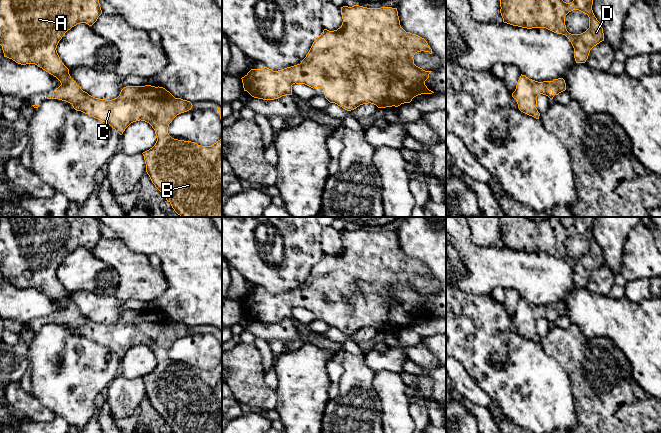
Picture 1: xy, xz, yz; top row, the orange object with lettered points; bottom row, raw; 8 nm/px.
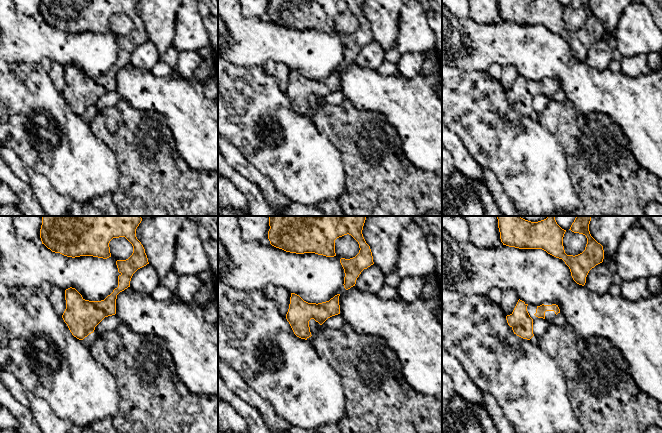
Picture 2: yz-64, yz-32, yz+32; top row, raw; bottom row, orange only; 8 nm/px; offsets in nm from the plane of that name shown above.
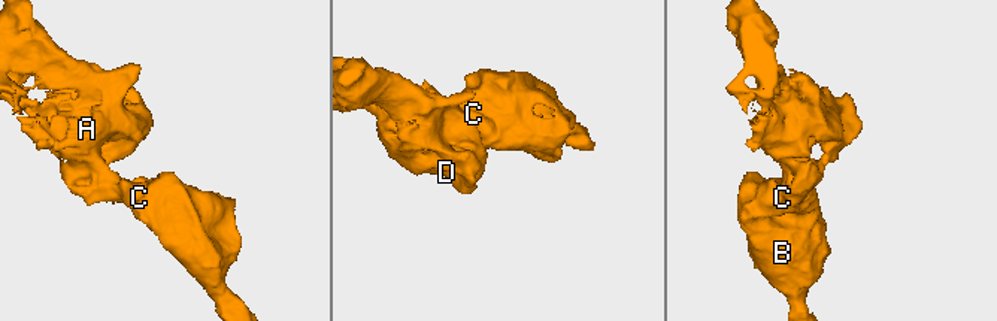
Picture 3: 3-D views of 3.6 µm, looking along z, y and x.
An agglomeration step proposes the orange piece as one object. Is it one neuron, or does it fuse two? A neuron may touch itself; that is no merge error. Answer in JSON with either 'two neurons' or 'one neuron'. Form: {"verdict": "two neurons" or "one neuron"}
{"verdict": "one neuron"}

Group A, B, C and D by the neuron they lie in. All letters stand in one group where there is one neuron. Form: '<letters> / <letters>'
A B C D

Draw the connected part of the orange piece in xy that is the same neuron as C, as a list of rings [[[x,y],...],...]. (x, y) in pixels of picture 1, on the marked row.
[[[0,0],[0,45],[4,57],[21,65],[35,64],[56,77],[61,85],[54,90],[53,97],[48,96],[47,99],[66,101],[75,110],[107,123],[120,135],[133,122],[141,120],[149,123],[155,131],[157,141],[152,148],[142,154],[146,172],[155,187],[181,217],[222,217],[222,137],[211,146],[201,146],[195,142],[174,139],[168,133],[168,127],[172,120],[177,115],[191,110],[193,105],[190,101],[175,98],[165,88],[151,85],[126,86],[115,99],[99,99],[83,91],[71,78],[69,69],[57,53],[57,45],[72,27],[80,23],[92,26],[101,14],[99,0]]]

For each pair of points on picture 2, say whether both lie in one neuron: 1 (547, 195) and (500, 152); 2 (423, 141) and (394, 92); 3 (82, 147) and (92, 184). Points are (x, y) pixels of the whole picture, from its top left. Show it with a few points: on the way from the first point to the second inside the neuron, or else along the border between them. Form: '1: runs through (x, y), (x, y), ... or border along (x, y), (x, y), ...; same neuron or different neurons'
1: runs through (535, 183), (512, 160); same neuron
2: runs through (423, 129), (423, 121), (406, 104); same neuron
3: runs through (82, 156), (82, 166), (91, 175); same neuron

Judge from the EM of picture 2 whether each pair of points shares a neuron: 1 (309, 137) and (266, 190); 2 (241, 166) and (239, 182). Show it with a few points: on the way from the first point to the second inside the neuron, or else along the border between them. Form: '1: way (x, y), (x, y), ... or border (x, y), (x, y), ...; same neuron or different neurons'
1: border (255, 167), (265, 174), (272, 184), (289, 199); different neurons
2: border (228, 162), (241, 175), (258, 187); different neurons

